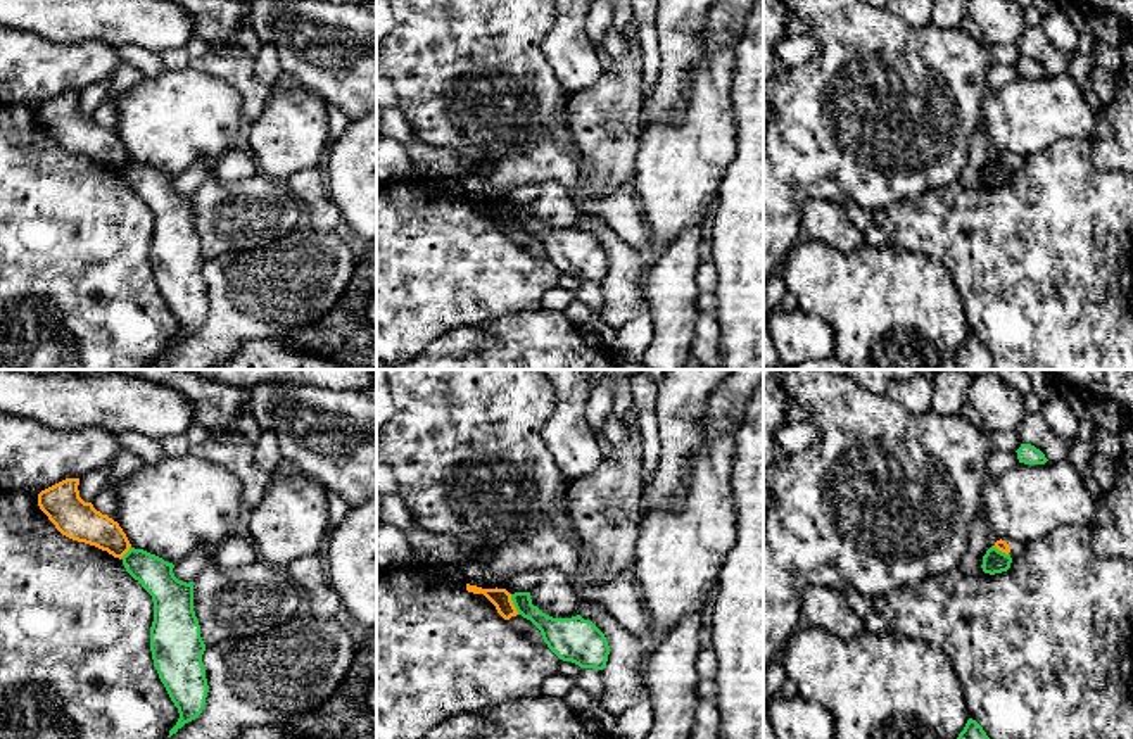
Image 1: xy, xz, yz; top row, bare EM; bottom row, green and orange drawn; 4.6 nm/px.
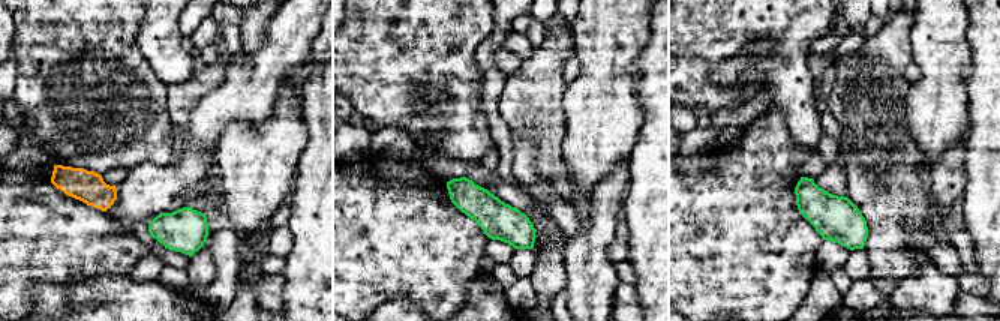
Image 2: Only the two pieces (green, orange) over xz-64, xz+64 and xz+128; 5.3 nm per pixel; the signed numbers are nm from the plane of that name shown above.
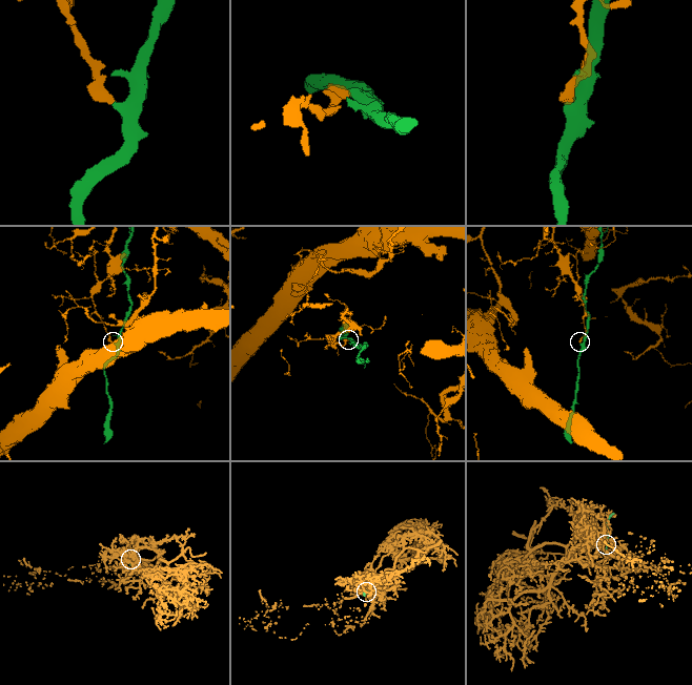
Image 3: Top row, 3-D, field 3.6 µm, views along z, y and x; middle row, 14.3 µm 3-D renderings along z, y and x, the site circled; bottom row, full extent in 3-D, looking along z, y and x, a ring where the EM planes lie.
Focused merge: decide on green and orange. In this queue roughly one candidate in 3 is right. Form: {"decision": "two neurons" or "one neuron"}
{"decision": "two neurons"}

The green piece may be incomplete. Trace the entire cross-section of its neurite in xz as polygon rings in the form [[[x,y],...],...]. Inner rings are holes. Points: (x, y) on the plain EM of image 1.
[[[515,205],[511,214],[518,228],[541,243],[544,256],[560,273],[572,275],[580,281],[603,283],[606,280],[610,259],[592,235],[580,228],[553,231],[532,218],[530,205]]]

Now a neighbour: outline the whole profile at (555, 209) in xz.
[[[554,180],[541,185],[541,195],[529,204],[532,218],[553,231],[580,228],[582,211],[573,204],[568,188]]]

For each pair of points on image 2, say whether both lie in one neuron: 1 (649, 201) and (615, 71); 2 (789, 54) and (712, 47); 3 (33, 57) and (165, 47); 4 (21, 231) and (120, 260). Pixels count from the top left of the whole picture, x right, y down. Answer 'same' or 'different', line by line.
1: different
2: same
3: different
4: same

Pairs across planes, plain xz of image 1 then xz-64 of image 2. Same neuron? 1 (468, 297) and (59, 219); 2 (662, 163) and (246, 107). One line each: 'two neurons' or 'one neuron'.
1: one neuron
2: two neurons

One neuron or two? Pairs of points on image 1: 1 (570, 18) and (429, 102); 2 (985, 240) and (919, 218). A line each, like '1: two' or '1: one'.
1: two
2: one

